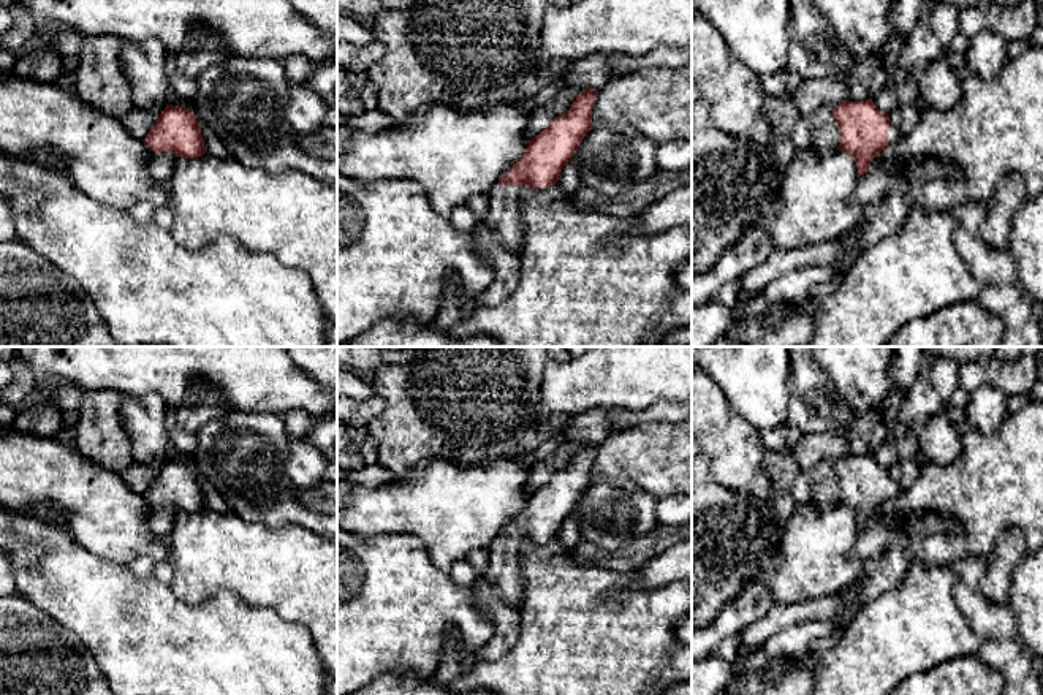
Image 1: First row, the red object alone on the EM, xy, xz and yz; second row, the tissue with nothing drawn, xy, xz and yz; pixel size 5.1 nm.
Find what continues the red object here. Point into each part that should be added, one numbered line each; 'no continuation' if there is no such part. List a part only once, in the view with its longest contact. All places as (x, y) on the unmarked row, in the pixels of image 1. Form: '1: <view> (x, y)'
1: xz (502, 572)

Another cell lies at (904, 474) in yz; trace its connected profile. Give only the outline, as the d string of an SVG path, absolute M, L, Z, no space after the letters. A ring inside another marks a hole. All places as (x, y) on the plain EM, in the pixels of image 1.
M904 461L889 467L889 475L896 481L901 491L910 488L920 473L920 464L913 461Z

